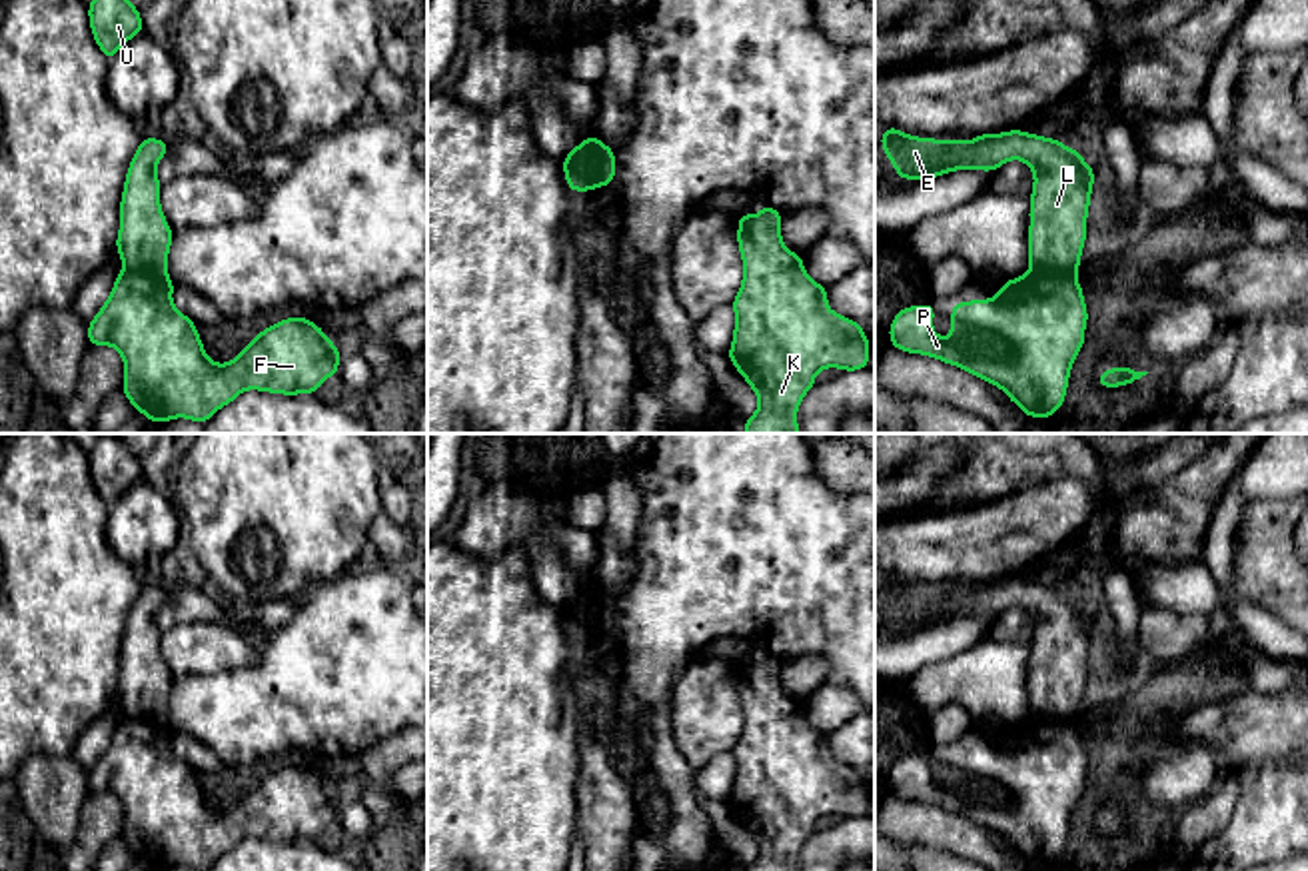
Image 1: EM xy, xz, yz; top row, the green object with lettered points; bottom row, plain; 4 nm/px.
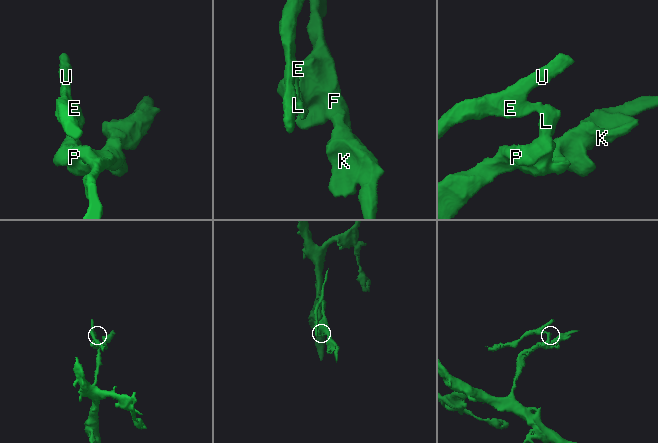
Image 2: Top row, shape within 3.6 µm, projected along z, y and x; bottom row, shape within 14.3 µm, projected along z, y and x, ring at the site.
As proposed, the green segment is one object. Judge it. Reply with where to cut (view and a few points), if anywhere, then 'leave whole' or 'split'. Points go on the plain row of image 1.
xz (608, 594), (596, 602), (590, 620), (592, 634) | split

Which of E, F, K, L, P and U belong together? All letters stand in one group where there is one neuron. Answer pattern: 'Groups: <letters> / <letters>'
Groups: E L U / F K P

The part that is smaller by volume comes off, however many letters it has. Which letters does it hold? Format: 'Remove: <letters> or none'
Remove: E, L, U

